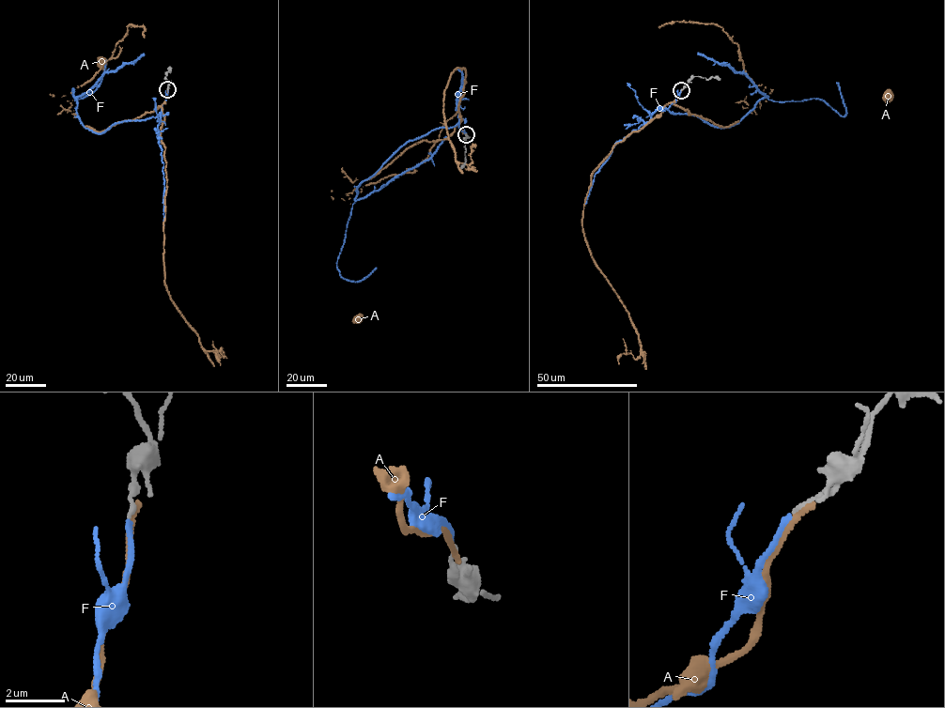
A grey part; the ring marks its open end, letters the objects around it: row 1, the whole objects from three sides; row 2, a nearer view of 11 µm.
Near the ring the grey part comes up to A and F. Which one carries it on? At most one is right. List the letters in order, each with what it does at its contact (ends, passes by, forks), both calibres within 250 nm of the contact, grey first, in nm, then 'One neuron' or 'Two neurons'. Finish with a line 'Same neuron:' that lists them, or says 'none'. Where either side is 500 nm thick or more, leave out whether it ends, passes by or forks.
A: It ends there. Thickness 150 nm (grey) against 220 nm. Two neurons
F: It ends there. Thickness 120 nm (grey) against 170 nm. One neuron
Same neuron: F

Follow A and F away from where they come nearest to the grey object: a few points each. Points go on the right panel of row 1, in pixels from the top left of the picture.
A: (682, 89), (678, 99), (670, 102), (720, 127), (738, 121), (760, 101), (883, 98), (887, 95)
F: (681, 90), (667, 109), (719, 128), (738, 122), (766, 97), (817, 99), (844, 116), (836, 82)

